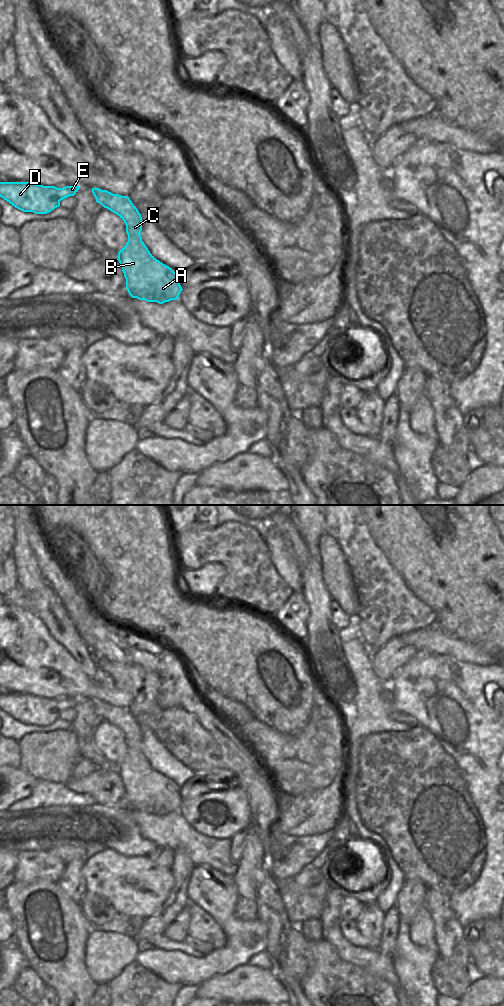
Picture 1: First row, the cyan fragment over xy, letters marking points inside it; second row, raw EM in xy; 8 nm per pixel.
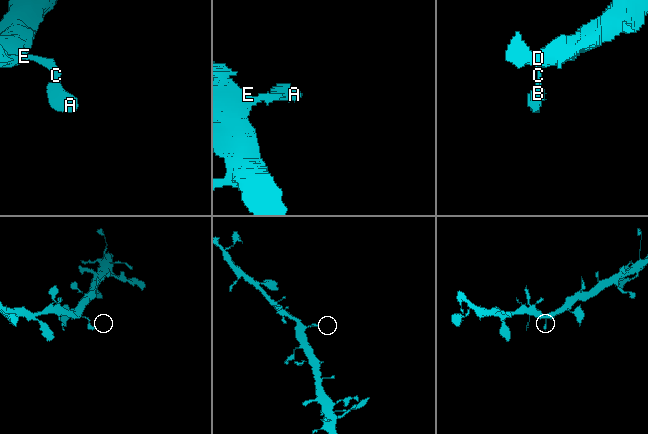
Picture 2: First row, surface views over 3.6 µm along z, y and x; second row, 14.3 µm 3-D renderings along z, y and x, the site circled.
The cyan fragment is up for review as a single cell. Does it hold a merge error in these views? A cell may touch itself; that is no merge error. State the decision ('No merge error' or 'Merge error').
No merge error.

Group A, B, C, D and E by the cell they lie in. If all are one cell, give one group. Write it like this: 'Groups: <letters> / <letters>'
Groups: A B C D E.

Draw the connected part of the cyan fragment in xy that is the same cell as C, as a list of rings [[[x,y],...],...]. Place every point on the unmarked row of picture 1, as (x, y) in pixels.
[[[92,700],[96,714],[117,726],[126,737],[128,753],[118,764],[118,773],[126,791],[126,801],[132,810],[163,816],[178,812],[183,802],[180,787],[157,772],[142,749],[142,729],[128,708]]]

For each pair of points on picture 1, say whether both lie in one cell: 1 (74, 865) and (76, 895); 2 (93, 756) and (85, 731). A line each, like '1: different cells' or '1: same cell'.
1: same cell
2: different cells

